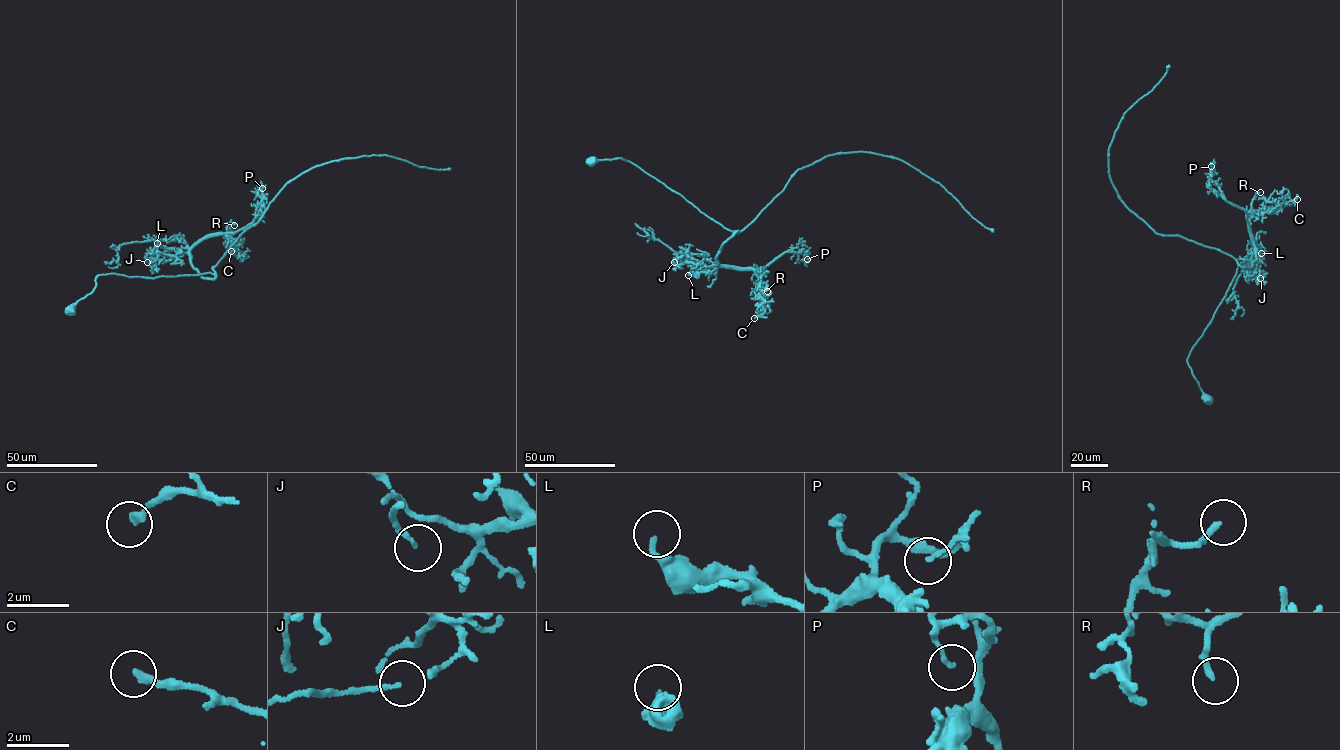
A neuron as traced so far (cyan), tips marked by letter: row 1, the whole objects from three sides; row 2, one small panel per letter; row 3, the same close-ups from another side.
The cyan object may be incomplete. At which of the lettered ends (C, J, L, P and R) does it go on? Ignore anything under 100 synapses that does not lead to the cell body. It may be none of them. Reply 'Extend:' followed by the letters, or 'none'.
Extend: none

